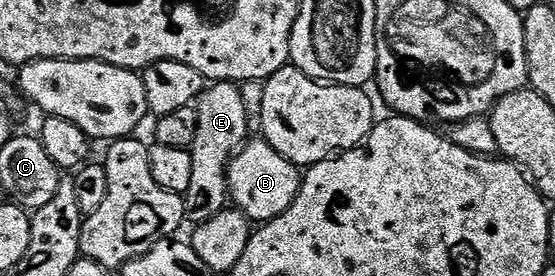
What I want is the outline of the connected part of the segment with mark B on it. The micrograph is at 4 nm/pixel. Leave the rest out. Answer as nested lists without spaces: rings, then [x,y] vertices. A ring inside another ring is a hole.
[[[263,138],[254,139],[245,142],[228,163],[228,194],[235,210],[243,213],[253,224],[263,225],[277,219],[290,209],[290,205],[294,205],[294,197],[298,197],[300,192],[302,171]]]

